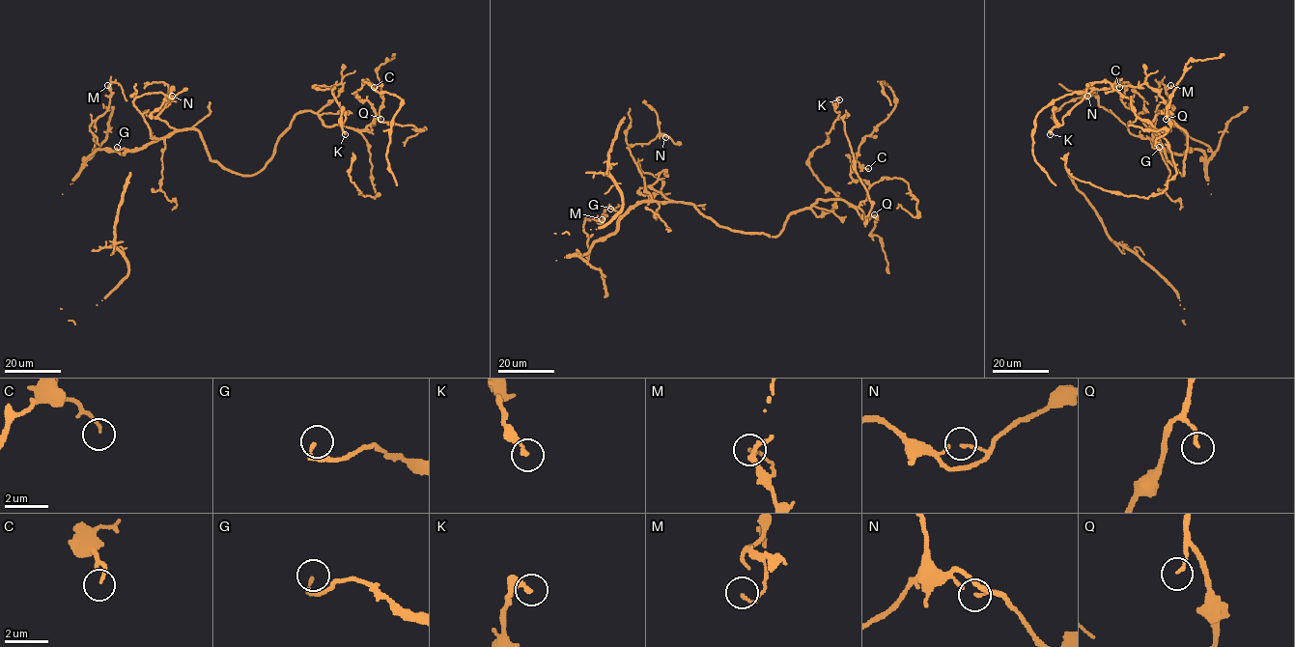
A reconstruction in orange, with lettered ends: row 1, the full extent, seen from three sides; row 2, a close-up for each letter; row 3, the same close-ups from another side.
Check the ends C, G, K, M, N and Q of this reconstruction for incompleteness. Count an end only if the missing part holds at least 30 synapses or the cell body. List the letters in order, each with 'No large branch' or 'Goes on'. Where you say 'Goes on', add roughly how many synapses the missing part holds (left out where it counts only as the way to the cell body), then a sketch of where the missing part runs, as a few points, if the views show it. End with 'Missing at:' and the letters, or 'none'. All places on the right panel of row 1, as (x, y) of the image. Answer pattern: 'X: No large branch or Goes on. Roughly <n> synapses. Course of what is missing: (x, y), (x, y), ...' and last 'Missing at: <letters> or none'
C: No large branch
G: Goes on. Roughly 40 synapses. Course of what is missing: (1159, 147), (1153, 145), (1155, 172), (1150, 189), (1123, 214), (1112, 210), (1105, 216)
K: No large branch
M: No large branch
N: No large branch
Q: No large branch
Missing at: G

